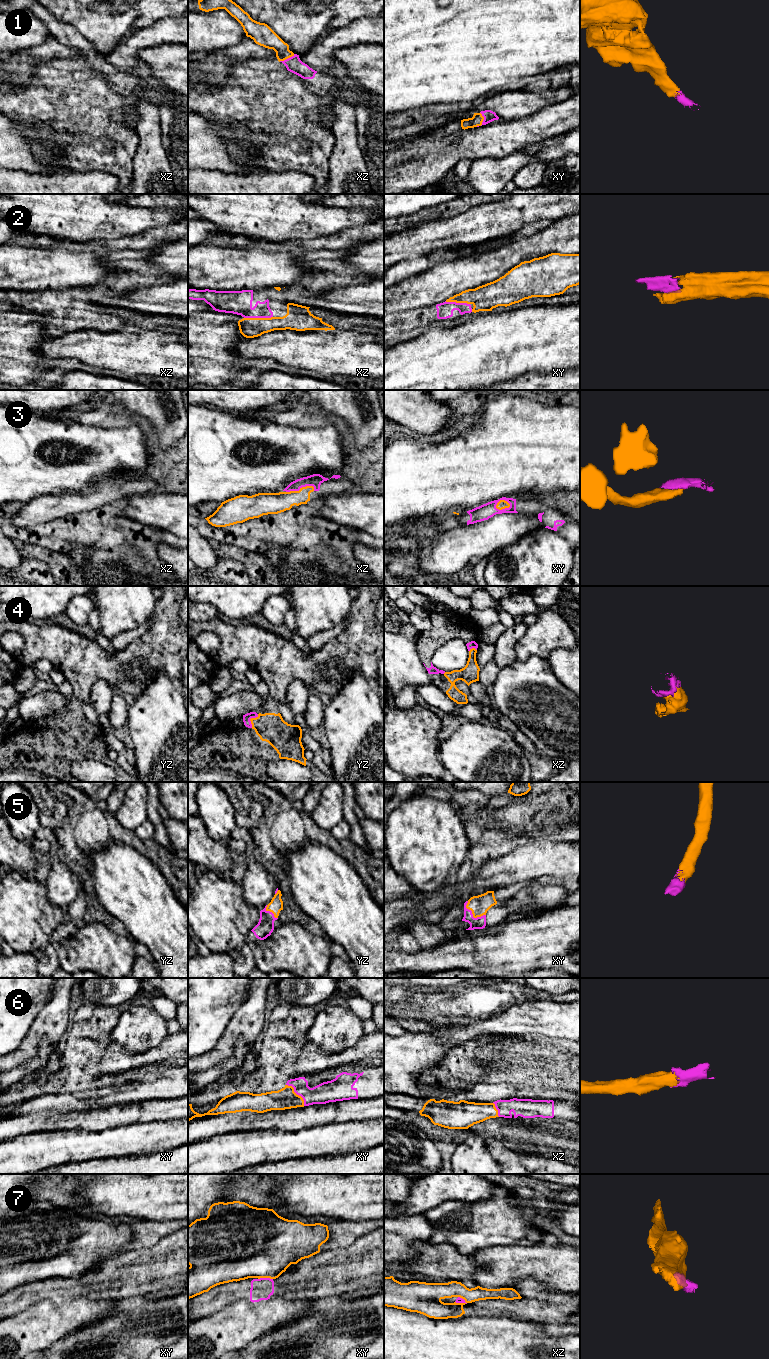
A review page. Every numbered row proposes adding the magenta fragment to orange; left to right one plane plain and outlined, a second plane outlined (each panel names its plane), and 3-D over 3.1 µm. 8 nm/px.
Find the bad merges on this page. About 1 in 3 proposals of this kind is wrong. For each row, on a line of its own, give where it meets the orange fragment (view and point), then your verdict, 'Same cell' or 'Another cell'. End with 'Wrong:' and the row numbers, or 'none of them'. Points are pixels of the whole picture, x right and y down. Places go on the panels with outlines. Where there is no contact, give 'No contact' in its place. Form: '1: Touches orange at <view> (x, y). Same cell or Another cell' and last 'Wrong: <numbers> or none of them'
1: Touches orange at xz (286, 58). Same cell
2: Touches orange at xz (258, 318). Same cell
3: Touches orange at xy (502, 508). Same cell
4: Touches orange at yz (250, 719). Same cell
5: Touches orange at xy (472, 913). Same cell
6: Touches orange at xy (296, 1094). Same cell
7: Touches orange at xy (265, 1277). Another cell
Wrong: 7

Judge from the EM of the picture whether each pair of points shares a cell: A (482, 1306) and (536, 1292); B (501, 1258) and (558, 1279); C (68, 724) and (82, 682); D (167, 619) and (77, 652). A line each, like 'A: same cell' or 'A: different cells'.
A: same cell
B: same cell
C: different cells
D: same cell

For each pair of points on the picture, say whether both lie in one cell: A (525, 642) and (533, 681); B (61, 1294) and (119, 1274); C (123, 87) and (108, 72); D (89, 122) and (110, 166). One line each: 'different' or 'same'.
A: different
B: same
C: same
D: same

